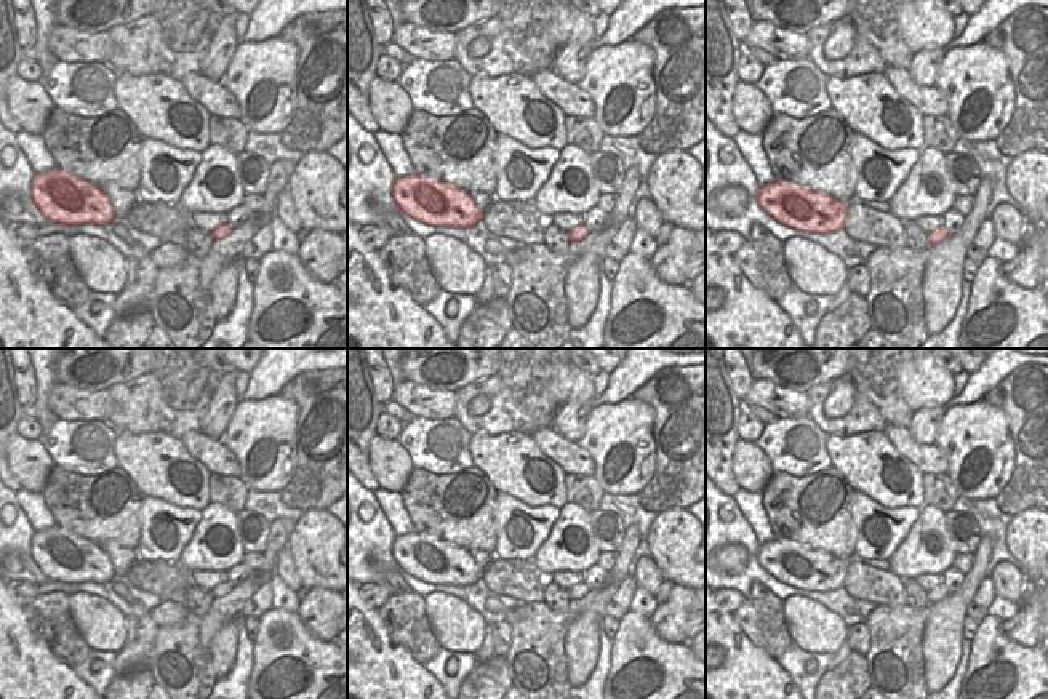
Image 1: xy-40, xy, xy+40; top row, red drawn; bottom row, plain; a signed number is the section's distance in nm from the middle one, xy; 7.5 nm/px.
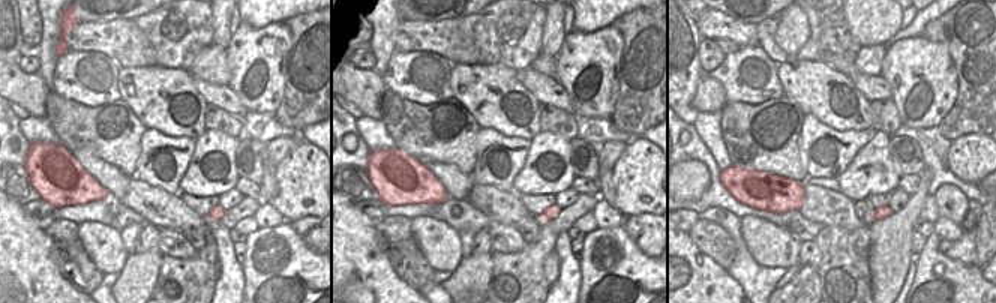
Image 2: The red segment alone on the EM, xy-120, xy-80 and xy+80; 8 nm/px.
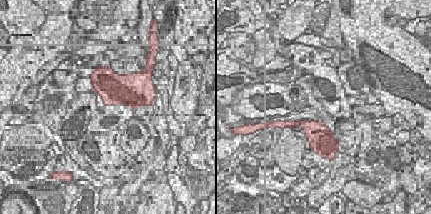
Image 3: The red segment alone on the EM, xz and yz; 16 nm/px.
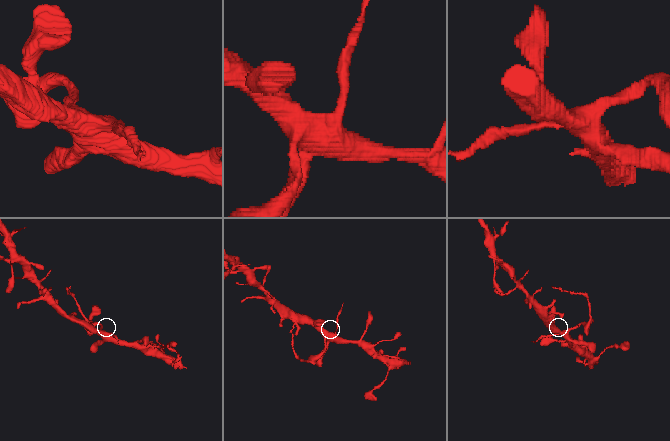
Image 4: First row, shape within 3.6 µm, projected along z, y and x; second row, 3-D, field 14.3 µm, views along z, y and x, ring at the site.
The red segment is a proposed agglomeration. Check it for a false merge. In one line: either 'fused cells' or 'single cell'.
single cell

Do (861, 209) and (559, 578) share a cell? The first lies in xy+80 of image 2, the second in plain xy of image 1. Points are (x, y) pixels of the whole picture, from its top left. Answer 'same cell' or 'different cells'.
different cells

